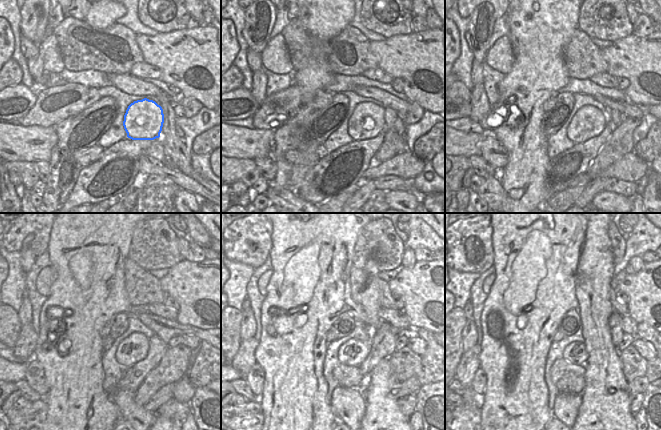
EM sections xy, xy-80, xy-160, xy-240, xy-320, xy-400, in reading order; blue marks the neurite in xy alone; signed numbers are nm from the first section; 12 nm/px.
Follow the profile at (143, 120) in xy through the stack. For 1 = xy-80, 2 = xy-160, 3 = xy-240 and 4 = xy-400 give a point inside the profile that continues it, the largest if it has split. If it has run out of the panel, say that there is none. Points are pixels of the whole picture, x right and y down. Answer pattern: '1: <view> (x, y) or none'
1: xy-80 (367, 120)
2: xy-160 (588, 122)
3: xy-240 (134, 348)
4: xy-400 (575, 353)

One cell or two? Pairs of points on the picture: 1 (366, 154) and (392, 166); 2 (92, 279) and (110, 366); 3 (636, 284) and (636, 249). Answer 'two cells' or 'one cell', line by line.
1: two cells
2: two cells
3: two cells

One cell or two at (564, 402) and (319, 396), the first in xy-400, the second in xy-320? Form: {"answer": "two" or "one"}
{"answer": "two"}

